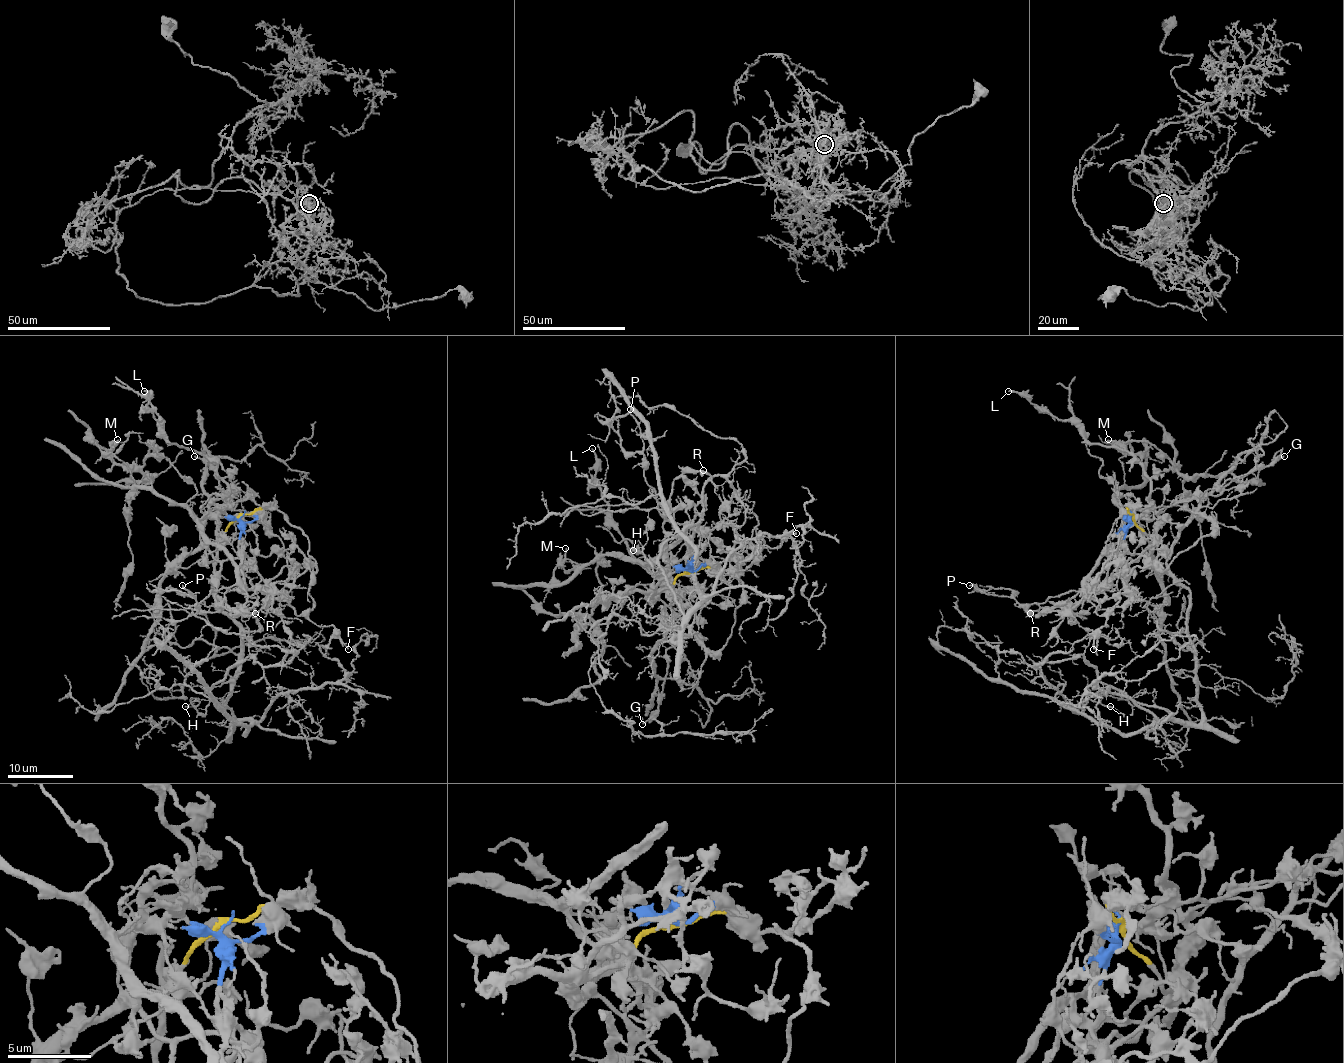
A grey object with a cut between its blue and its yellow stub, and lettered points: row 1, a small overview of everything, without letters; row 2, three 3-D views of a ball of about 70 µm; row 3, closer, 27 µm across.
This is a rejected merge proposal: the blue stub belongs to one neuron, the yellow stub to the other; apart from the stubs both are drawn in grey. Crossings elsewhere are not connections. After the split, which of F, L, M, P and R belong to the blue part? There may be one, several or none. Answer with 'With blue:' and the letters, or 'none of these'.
With blue: F, M, P

